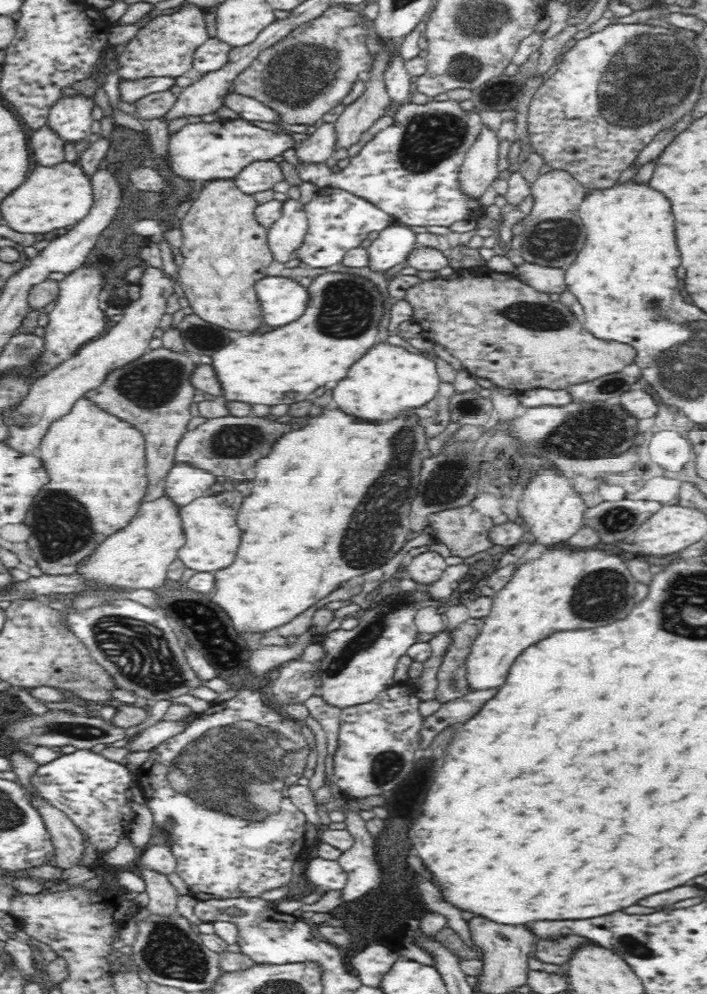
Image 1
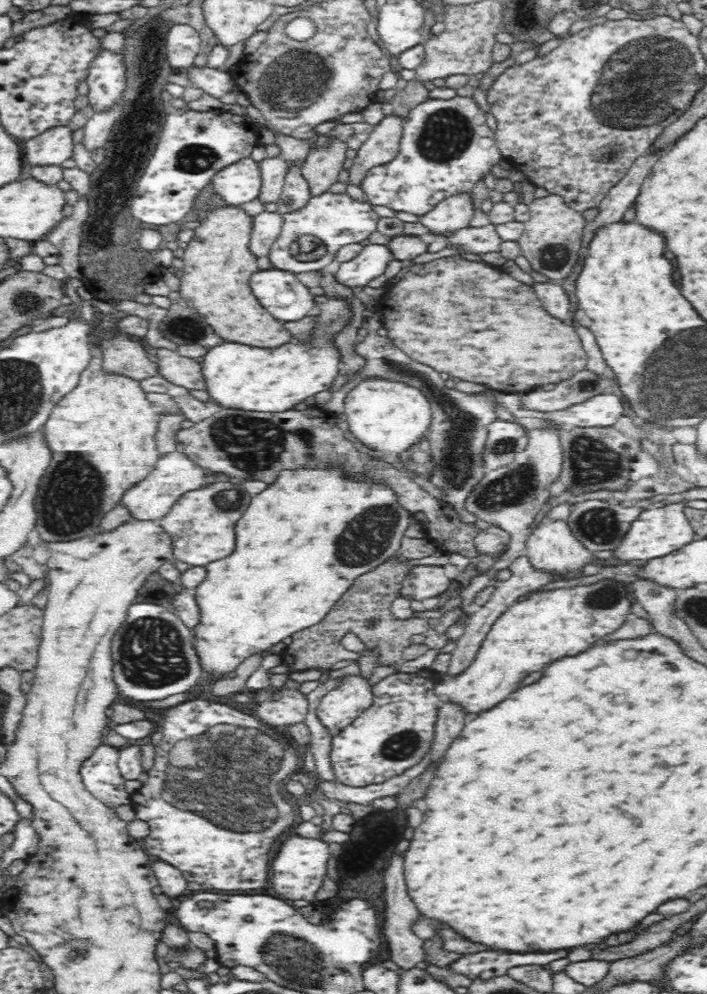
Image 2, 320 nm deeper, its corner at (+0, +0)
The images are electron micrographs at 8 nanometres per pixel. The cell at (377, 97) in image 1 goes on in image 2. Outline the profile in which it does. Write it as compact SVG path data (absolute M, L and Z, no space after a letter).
M336 139L329 147L310 151L304 158L301 164L301 173L309 185L311 197L330 192L331 186L338 182L342 162L346 160L346 150L348 150L348 145L340 139Z

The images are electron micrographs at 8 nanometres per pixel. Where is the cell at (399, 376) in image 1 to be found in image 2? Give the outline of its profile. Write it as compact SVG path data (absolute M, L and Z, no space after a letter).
M374 377L362 380L344 399L349 432L366 448L384 453L408 450L422 439L431 425L431 404L420 389L398 380Z

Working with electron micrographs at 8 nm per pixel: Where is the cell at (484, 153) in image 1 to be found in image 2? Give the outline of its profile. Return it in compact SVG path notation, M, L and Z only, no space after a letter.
M469 194L450 196L436 204L433 210L419 217L419 223L433 235L450 238L457 230L469 227L475 212Z

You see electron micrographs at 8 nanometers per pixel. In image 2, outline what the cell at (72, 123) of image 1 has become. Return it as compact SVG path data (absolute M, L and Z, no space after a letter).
M68 126L46 129L42 134L24 141L24 158L31 168L58 166L72 157L74 142Z

